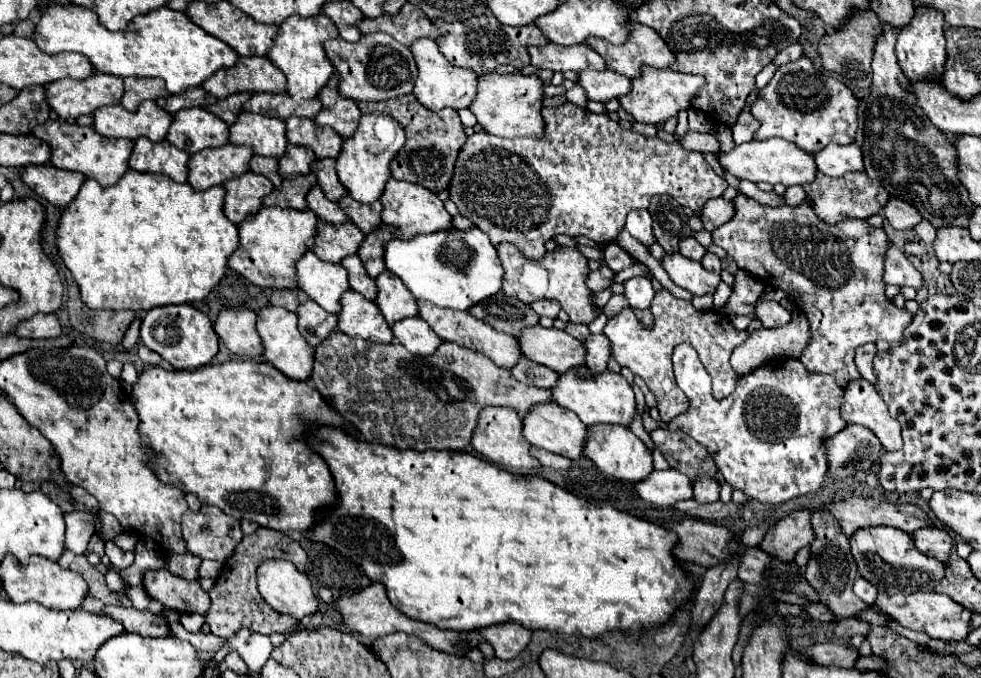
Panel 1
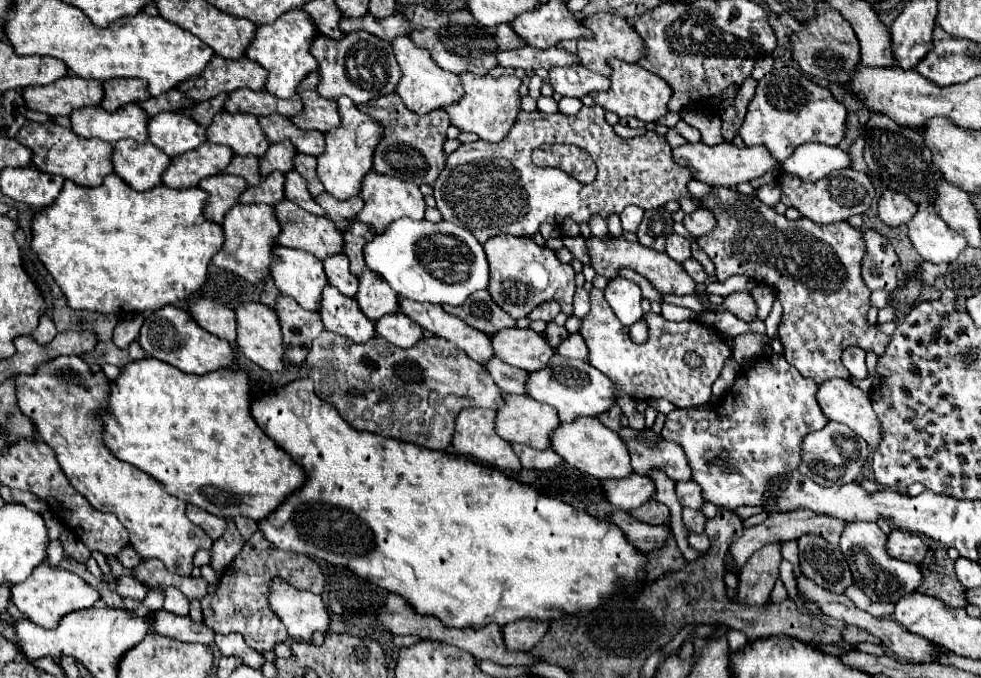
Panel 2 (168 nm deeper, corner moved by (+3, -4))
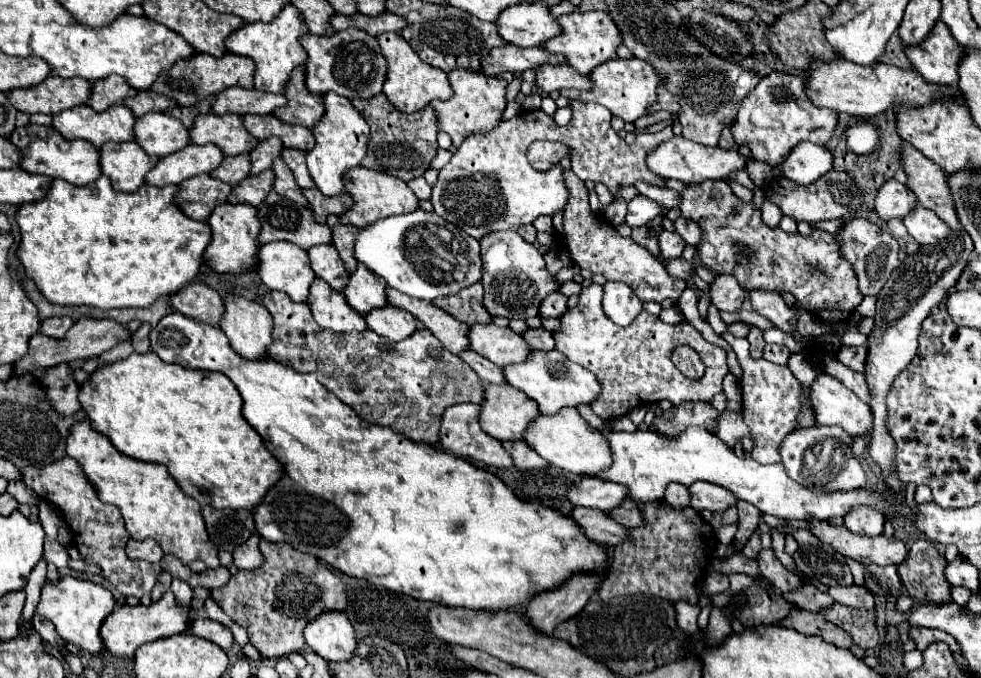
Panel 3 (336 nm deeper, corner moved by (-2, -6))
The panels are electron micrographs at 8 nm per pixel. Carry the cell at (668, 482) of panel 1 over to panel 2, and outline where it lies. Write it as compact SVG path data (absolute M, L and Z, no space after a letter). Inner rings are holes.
M633 474L625 480L605 480L601 484L607 500L627 512L647 504L655 494L655 482L649 476L641 474Z

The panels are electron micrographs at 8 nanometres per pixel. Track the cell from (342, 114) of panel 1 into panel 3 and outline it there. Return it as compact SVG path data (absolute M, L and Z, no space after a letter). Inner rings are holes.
M298 66L292 70L288 82L284 84L284 96L286 96L288 104L282 110L280 108L276 110L278 118L282 118L282 122L312 128L314 122L318 122L318 118L322 118L322 96L316 96L310 90L306 90L304 66Z

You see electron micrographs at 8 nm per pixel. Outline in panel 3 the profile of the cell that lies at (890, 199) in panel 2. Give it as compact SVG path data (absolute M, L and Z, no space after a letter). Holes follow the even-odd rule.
M886 180L876 194L874 208L882 220L904 218L916 206L914 194L896 180Z

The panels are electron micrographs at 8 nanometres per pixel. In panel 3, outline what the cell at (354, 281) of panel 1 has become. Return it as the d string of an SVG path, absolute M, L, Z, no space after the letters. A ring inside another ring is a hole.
M318 244L312 246L308 252L312 270L318 278L326 280L334 290L342 292L342 286L346 286L348 272L344 270L342 262L338 262L338 252L330 244Z

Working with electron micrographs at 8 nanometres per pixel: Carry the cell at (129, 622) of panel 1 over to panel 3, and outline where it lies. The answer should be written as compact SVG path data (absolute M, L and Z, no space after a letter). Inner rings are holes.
M194 618L192 620L192 626L190 626L190 632L194 636L200 636L200 638L206 638L214 644L218 644L220 648L228 650L232 644L234 644L234 636L232 636L232 630L220 622L214 622L210 618Z

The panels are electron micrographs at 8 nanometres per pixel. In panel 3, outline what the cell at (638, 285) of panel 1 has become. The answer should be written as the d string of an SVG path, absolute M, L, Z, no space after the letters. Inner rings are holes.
M606 282L602 298L604 314L618 326L628 326L642 310L642 302L634 298L634 292L626 284Z

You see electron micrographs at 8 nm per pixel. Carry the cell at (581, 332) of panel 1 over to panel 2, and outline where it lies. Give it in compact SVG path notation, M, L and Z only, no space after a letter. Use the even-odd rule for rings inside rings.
M549 322L547 330L545 330L545 338L549 340L549 344L553 344L553 348L557 348L567 336L569 336L569 332L565 326L557 326L555 322Z

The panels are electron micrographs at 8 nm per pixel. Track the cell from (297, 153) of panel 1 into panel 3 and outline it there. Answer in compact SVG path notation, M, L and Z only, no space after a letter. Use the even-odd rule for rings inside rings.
M270 136L270 138L262 140L262 142L258 142L258 146L250 152L250 162L252 162L250 174L258 174L258 172L270 168L270 160L280 156L282 148L284 146L276 136Z

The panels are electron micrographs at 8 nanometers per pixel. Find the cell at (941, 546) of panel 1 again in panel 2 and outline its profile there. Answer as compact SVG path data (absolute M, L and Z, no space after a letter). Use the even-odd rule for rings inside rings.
M891 530L889 534L889 554L907 562L915 562L921 564L929 552L929 546L913 532L905 532L905 530Z

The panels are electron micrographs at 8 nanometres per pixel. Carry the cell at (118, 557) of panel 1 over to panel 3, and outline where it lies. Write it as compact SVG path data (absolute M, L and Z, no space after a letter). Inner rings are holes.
M130 538L126 544L126 554L134 560L146 560L146 562L160 562L164 556L162 548L152 538L144 538L144 540Z

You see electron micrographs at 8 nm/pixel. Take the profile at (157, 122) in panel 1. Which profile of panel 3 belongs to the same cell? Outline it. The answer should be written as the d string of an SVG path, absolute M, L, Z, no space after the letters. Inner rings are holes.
M82 104L52 116L54 130L66 140L82 138L94 146L132 140L134 122L134 114L130 114L124 104L114 104L104 112L94 112L86 104Z

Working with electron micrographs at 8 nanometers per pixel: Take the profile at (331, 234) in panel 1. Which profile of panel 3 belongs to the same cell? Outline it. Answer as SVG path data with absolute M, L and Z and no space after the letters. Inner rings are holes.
M270 192L264 198L264 202L256 206L256 214L260 220L260 232L258 232L260 244L274 242L274 240L288 240L300 246L302 250L308 250L310 246L316 246L316 244L330 244L330 228L326 224L316 222L314 214L308 208L298 206L296 202L290 202L288 198L278 196L276 192Z

